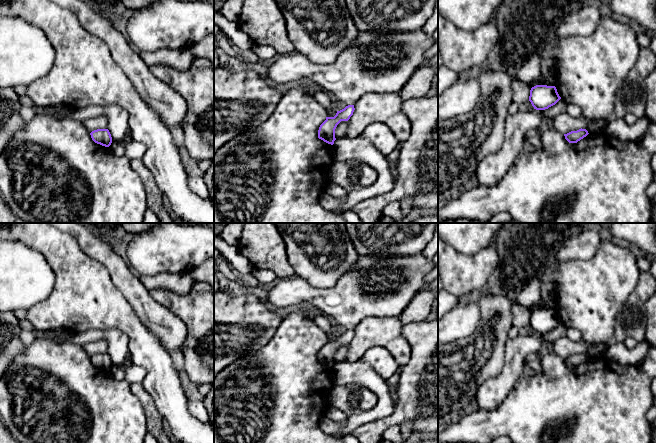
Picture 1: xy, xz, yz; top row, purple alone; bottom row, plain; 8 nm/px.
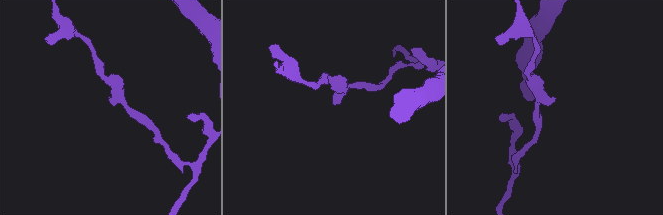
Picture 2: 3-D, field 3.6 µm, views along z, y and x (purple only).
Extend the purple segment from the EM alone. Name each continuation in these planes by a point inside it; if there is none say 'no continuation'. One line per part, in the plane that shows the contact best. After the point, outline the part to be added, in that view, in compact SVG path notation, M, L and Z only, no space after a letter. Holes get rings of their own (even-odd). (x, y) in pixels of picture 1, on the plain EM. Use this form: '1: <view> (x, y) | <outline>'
no continuation

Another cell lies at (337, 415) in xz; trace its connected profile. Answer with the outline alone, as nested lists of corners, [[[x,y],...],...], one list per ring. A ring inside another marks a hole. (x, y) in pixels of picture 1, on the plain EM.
[[[329,406],[327,408],[325,417],[327,417],[337,423],[340,423],[348,418],[348,416],[344,412],[342,412],[340,409],[337,409],[337,408],[331,407],[331,406]]]

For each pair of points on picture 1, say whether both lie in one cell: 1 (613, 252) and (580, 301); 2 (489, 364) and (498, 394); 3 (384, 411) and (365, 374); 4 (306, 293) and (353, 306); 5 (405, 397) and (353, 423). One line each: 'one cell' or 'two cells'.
1: one cell
2: two cells
3: one cell
4: one cell
5: two cells

